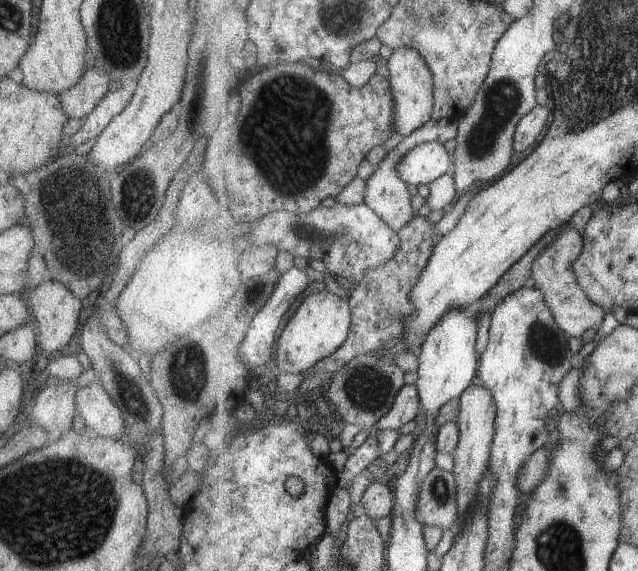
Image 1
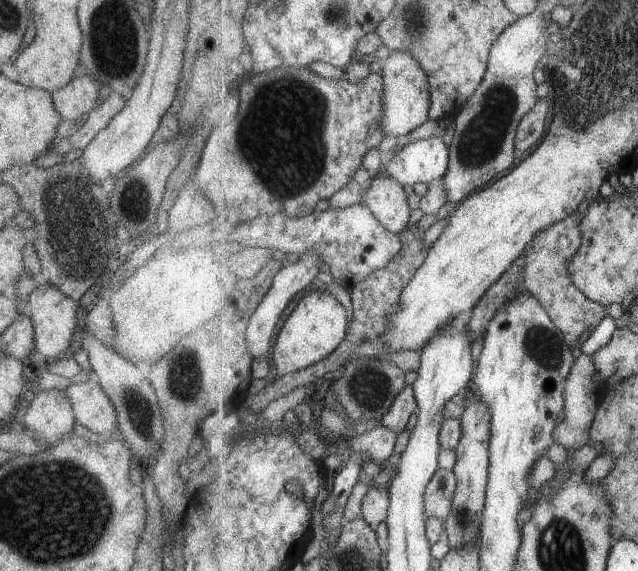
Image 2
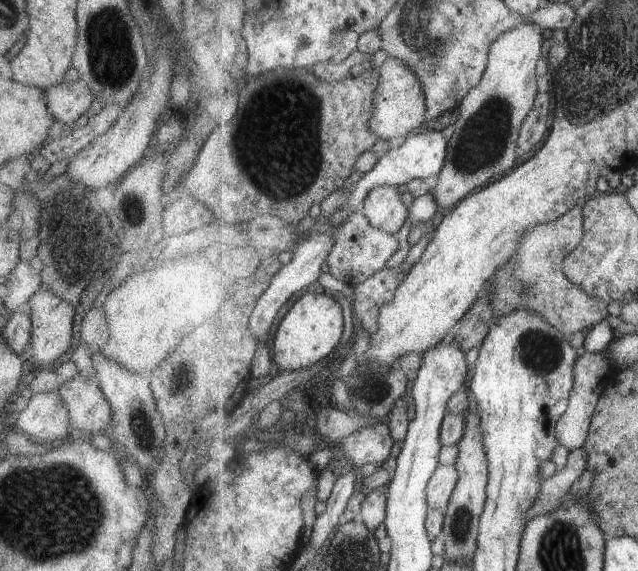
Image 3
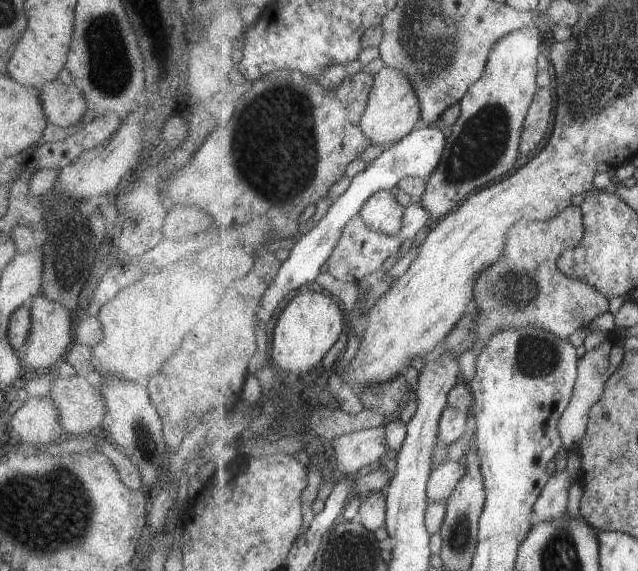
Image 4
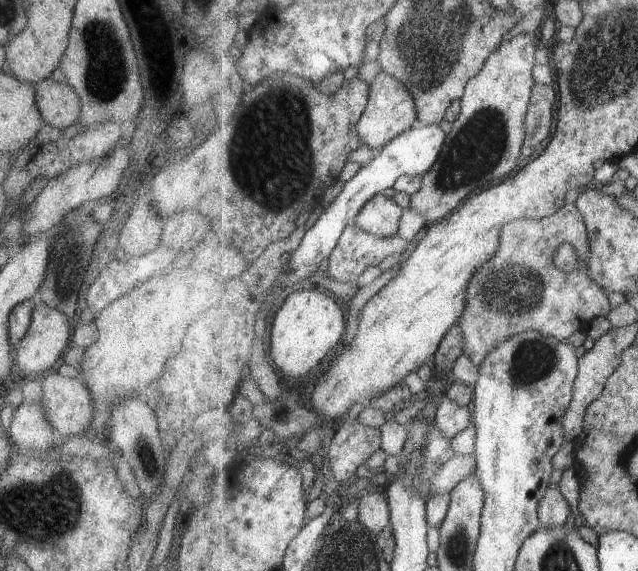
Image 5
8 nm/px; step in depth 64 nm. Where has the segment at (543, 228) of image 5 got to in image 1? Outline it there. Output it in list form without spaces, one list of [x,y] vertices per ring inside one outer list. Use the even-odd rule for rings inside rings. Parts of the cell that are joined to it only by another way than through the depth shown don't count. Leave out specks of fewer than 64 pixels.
[[[573,226],[566,229],[543,251],[533,263],[533,280],[530,284],[545,293],[546,301],[556,318],[557,324],[571,337],[583,336],[589,328],[599,330],[603,326],[607,311],[594,303],[582,286],[577,285],[577,276],[573,272],[573,262],[584,252],[585,241],[581,232]]]

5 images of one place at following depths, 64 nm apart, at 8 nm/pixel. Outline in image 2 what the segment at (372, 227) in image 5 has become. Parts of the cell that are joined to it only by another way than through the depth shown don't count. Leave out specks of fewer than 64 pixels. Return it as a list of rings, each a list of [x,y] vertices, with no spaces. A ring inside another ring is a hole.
[[[385,175],[368,182],[364,202],[376,217],[396,235],[407,228],[411,206],[407,192],[400,182]]]

